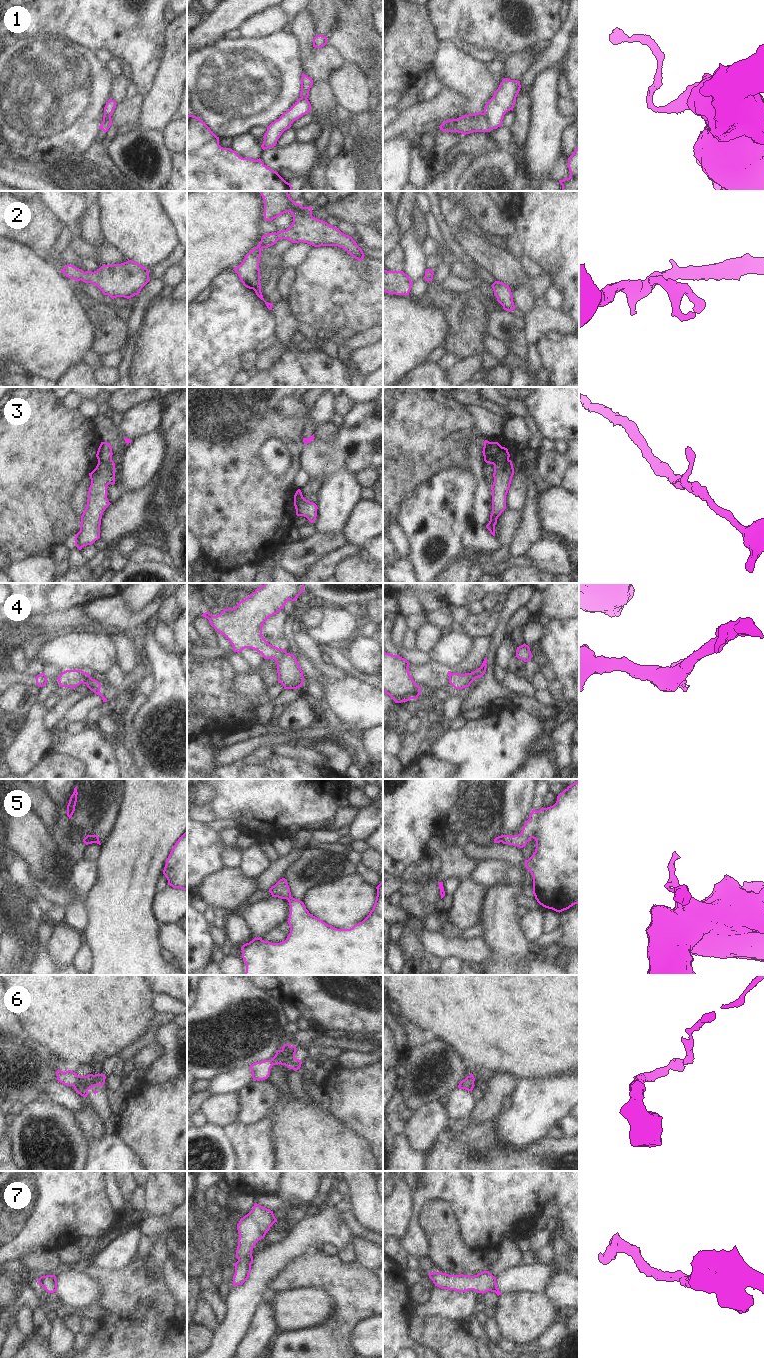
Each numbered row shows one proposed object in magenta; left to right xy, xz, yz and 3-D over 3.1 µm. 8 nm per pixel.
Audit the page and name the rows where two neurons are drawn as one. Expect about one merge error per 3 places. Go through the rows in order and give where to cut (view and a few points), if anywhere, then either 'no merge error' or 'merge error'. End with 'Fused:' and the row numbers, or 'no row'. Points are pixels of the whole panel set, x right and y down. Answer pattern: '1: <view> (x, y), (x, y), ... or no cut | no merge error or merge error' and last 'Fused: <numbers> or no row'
1: yz (484, 112), (491, 128) | merge error
2: no cut | no merge error
3: yz (508, 458), (493, 464) | merge error
4: no cut | no merge error
5: xz (291, 897), (287, 899) | merge error
6: no cut | no merge error
7: no cut | no merge error
Fused: 1, 3, 5

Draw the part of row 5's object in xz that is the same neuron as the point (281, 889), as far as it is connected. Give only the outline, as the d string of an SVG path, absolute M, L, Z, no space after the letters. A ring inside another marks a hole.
M285 878L280 879L274 886L269 889L272 897L278 897L281 899L291 898L290 888Z

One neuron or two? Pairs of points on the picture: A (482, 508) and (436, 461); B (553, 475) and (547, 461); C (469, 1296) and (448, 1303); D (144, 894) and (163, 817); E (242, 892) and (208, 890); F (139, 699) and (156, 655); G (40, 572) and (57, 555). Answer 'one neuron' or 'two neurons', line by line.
A: two neurons
B: one neuron
C: one neuron
D: one neuron
E: one neuron
F: two neurons
G: two neurons

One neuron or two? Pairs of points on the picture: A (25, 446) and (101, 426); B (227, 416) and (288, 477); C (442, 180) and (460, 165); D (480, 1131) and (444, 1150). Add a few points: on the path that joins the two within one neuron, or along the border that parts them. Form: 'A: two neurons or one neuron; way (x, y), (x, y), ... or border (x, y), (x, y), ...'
A: two neurons; border (91, 420), (95, 433), (102, 441)
B: one neuron; way (232, 437), (233, 446), (267, 480)
C: one neuron; way (446, 179), (456, 169)
D: one neuron; way (471, 1140), (461, 1150), (453, 1150)

